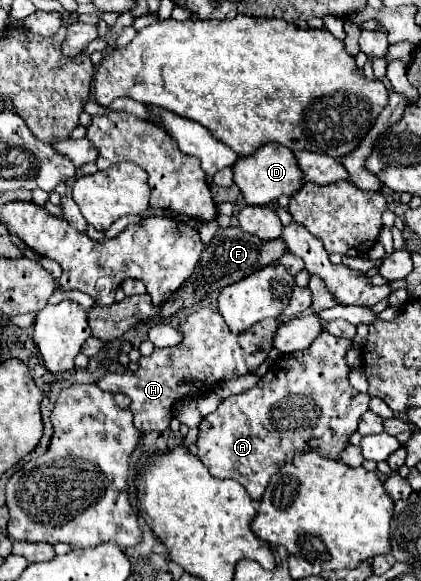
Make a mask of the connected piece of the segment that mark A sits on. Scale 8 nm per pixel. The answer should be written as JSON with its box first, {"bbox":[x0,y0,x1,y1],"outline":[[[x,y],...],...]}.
{"bbox":[198,330,370,502],"outline":[[[326,330],[316,336],[314,344],[306,350],[282,354],[272,362],[268,372],[258,380],[258,384],[242,394],[234,394],[220,402],[216,412],[206,416],[200,422],[198,434],[198,458],[210,470],[214,478],[232,478],[238,480],[252,500],[260,502],[270,478],[286,464],[294,454],[318,452],[326,458],[340,458],[340,452],[348,446],[348,438],[358,428],[360,416],[368,410],[370,396],[352,388],[348,380],[346,352],[352,342],[346,338],[336,338]]]}

